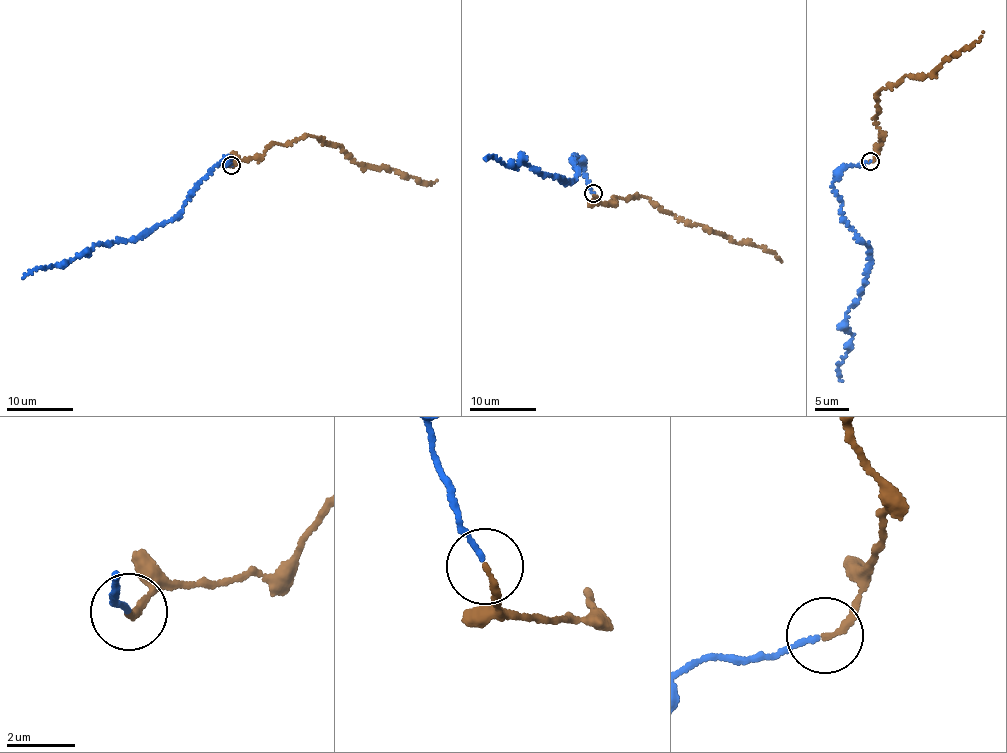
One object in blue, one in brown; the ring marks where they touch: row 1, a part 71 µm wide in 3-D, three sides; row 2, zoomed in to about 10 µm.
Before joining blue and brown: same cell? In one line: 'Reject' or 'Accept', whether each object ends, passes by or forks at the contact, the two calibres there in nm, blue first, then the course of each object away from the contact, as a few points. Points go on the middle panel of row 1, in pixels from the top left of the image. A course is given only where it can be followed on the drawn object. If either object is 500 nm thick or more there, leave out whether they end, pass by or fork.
Accept. At the ring blue ends. At the ring brown ends. Thickness 140 nm (blue) against 190 nm. Course of blue: (593, 192), (574, 155), (577, 171), (572, 180), (562, 181), (523, 159), (516, 168), (485, 159). Course of brown: (593, 193), (598, 202), (609, 203), (646, 197), (679, 218), (731, 240), (761, 246), (783, 261)

